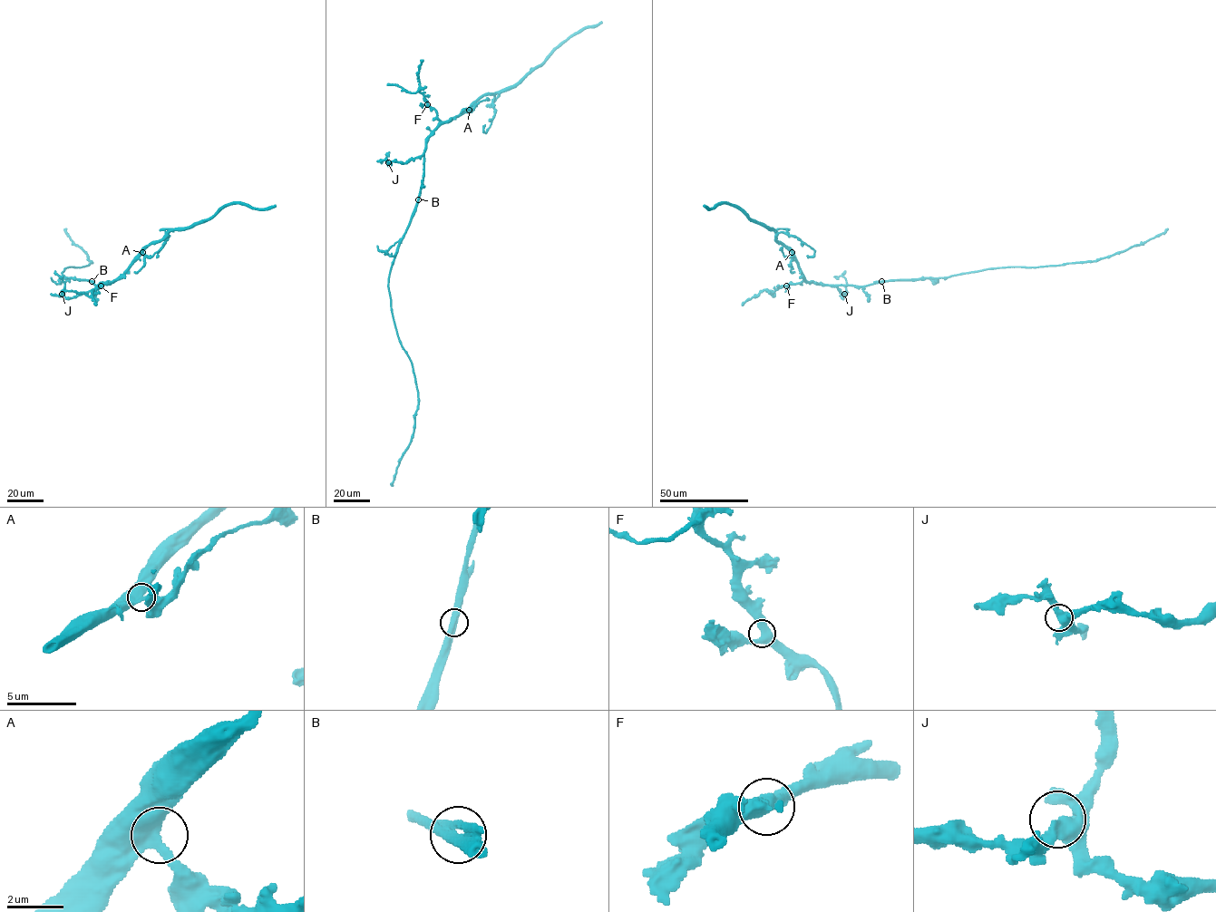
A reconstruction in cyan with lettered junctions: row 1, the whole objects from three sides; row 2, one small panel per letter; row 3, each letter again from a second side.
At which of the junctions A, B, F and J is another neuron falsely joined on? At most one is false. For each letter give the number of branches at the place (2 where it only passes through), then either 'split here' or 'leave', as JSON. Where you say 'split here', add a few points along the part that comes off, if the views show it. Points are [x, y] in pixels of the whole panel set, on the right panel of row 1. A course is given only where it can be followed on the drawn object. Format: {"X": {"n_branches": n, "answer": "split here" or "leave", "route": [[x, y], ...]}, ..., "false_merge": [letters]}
{"A": {"n_branches": 2, "answer": "leave"}, "B": {"n_branches": 3, "answer": "split here", "route": [[881, 282], [936, 278], [938, 281], [933, 284], [928, 277]]}, "F": {"n_branches": 3, "answer": "leave"}, "J": {"n_branches": 3, "answer": "leave"}, "false_merge": ["B"]}

